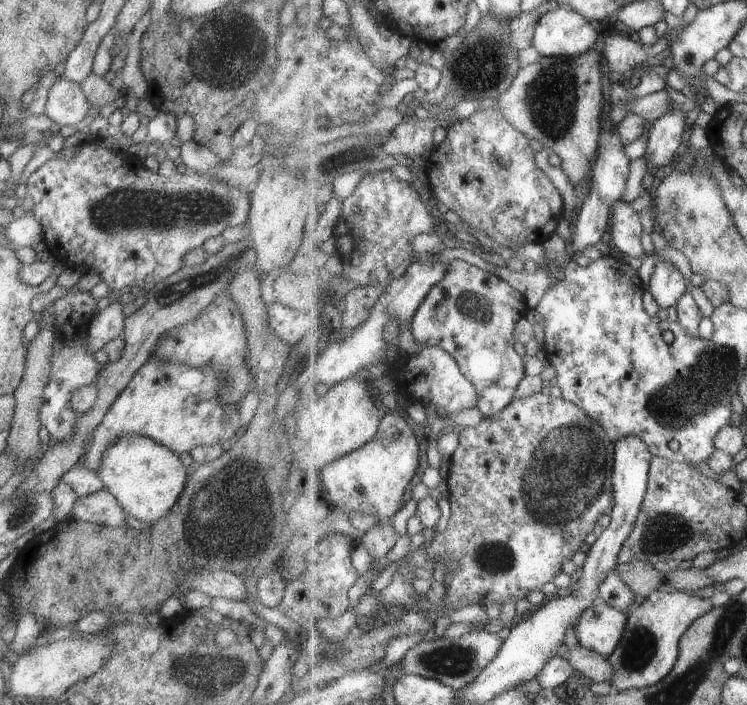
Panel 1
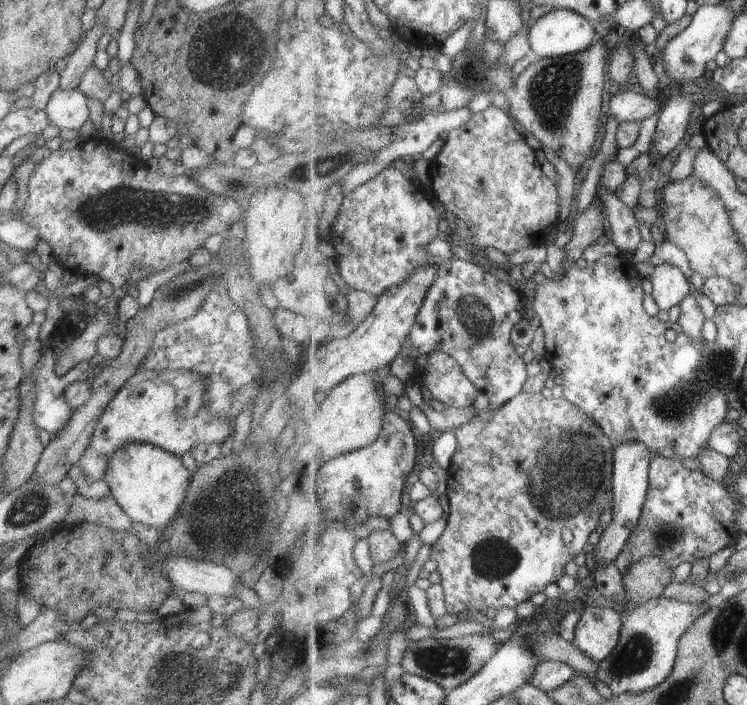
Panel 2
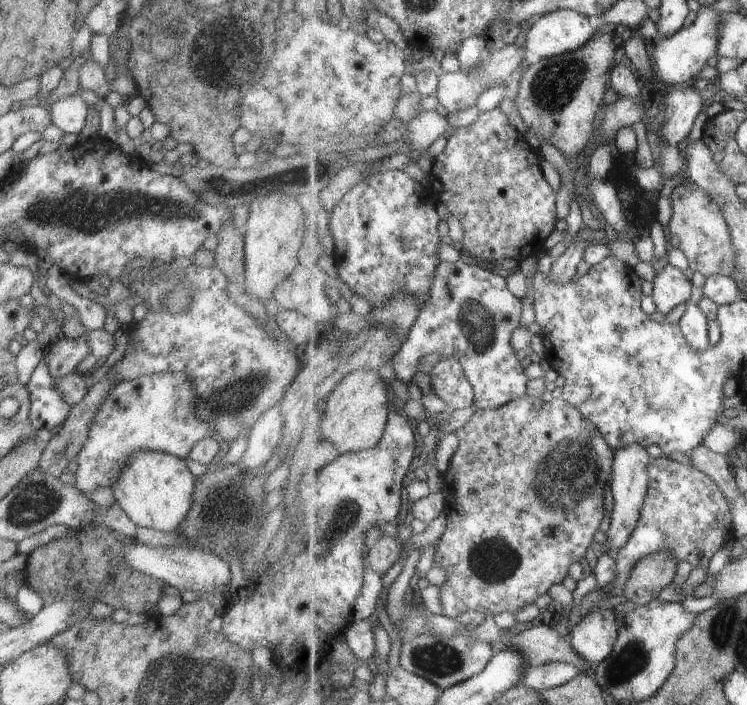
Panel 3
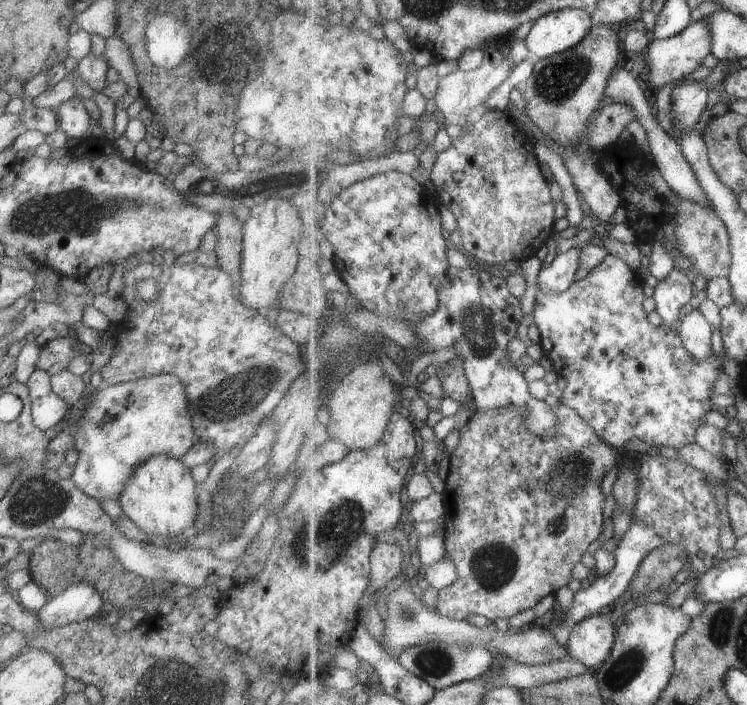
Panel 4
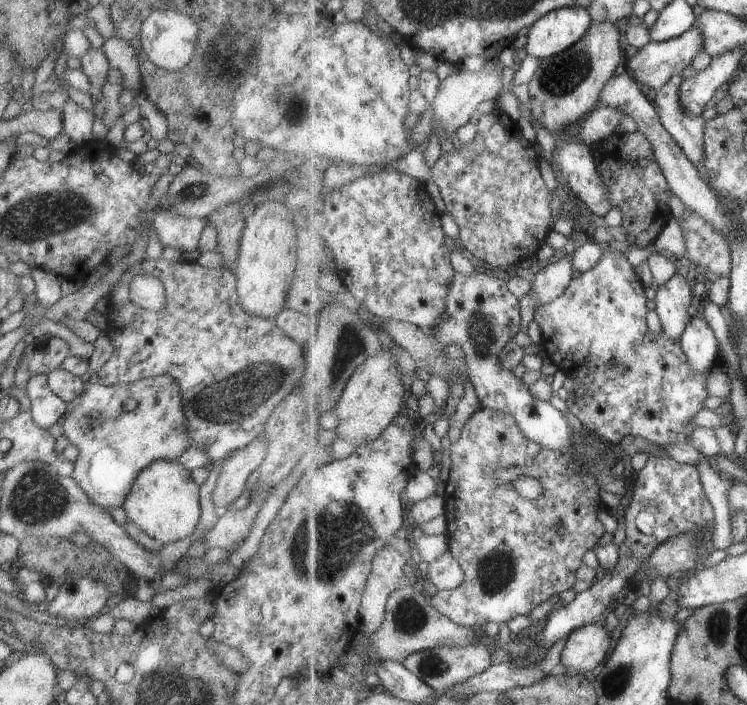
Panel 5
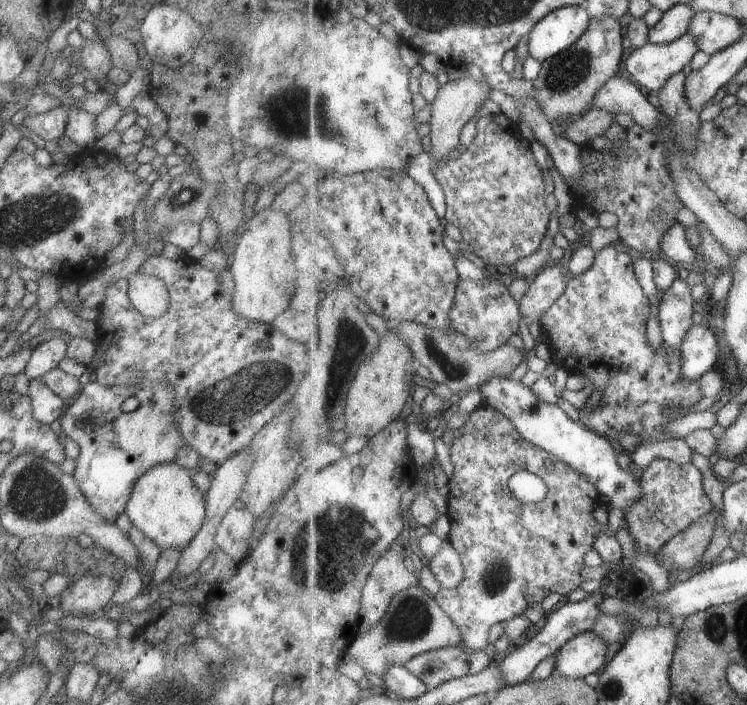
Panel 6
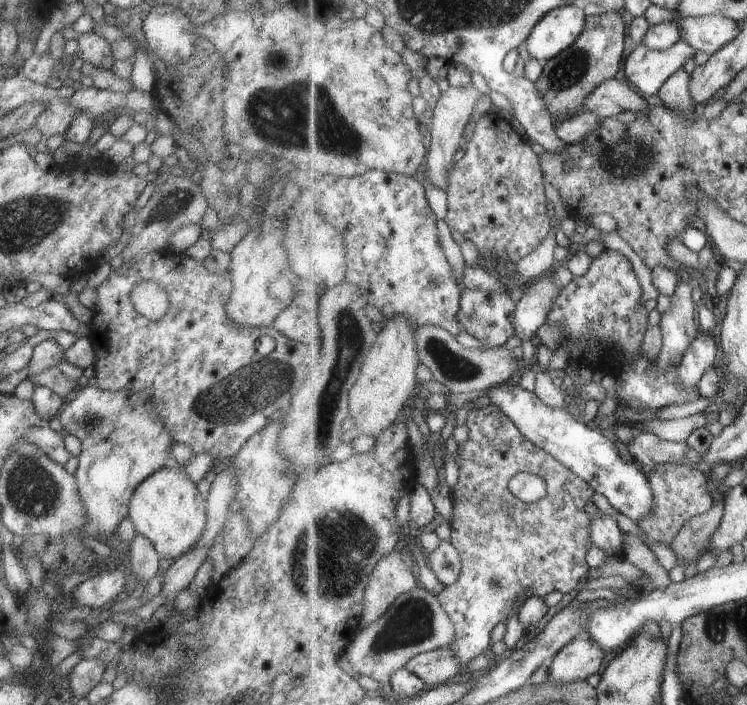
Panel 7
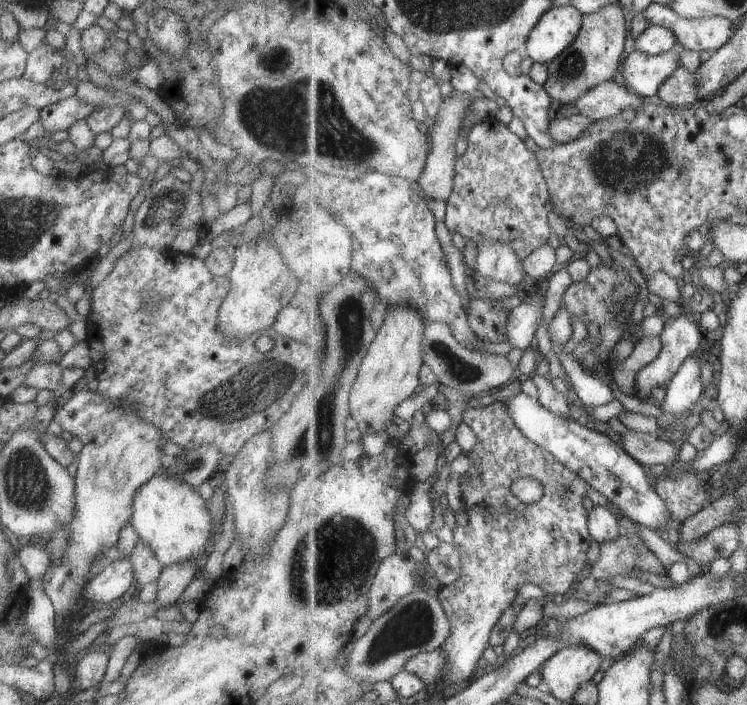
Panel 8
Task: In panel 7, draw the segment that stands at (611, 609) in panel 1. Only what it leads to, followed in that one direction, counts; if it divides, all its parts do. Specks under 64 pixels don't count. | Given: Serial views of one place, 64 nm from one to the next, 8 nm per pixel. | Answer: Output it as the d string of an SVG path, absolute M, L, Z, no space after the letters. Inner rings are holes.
M580 635L568 643L550 662L550 675L559 683L586 681L592 674L602 672L606 660L603 646L590 636Z

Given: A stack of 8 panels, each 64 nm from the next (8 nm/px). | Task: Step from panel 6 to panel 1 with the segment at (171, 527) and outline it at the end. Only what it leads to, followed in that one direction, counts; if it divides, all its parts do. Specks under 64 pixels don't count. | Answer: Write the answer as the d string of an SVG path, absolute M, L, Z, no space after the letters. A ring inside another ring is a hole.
M124 433L108 445L97 474L126 514L147 525L165 517L184 490L188 476L187 468L173 450L136 433Z

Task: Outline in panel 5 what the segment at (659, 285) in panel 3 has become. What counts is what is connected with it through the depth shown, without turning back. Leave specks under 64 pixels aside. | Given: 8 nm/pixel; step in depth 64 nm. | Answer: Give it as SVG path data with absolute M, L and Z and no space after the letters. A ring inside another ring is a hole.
M676 273L670 282L659 287L655 300L664 330L676 340L682 340L688 323L693 319L691 306L696 302L694 288L688 278Z

